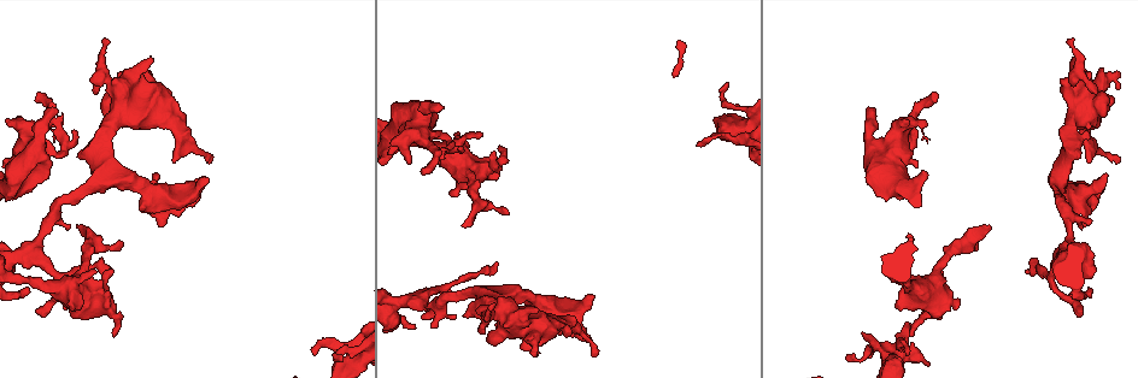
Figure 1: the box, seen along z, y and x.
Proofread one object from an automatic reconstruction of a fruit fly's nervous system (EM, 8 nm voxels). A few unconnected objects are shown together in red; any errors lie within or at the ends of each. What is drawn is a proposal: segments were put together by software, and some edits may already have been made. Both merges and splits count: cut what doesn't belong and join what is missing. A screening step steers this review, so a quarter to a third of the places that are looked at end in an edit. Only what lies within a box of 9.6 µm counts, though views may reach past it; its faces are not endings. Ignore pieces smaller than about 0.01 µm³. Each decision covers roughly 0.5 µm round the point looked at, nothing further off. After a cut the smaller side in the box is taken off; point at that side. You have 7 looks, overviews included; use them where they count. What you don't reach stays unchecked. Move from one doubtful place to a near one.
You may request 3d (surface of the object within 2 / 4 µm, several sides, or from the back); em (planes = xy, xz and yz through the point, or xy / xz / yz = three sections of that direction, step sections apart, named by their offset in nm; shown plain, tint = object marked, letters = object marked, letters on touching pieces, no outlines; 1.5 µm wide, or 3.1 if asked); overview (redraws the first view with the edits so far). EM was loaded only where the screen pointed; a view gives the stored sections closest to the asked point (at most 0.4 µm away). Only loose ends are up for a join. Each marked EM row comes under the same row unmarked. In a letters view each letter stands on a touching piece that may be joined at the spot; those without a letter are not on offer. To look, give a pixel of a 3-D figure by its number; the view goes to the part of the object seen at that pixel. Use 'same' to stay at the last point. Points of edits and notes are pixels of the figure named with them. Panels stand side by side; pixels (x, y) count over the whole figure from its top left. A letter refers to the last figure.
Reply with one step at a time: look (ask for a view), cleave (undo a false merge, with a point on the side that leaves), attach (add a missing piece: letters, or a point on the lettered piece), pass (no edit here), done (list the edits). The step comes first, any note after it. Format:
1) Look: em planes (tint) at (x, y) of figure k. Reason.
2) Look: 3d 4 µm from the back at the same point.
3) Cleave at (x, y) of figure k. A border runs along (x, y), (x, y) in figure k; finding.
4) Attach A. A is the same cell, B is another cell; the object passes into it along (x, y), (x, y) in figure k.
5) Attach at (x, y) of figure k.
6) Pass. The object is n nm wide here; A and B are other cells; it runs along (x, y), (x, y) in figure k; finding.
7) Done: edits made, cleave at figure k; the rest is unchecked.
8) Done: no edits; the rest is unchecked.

Look: em planes (letters) at (934, 277) of figure 1. Abrupt turn.

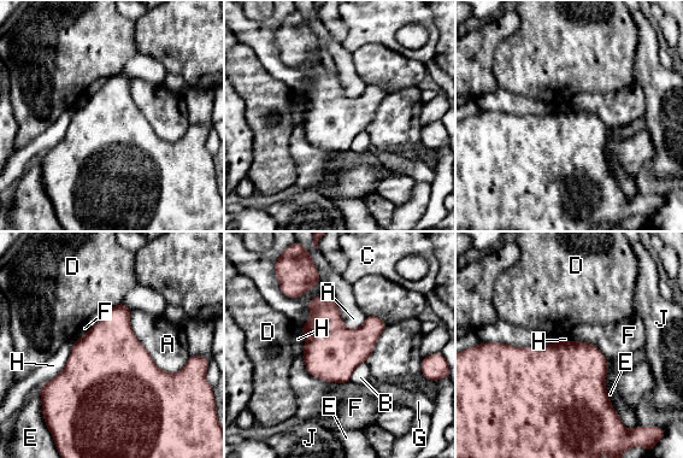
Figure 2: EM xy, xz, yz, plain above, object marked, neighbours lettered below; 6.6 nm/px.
Pass. A, B, C, D, E, F, G, H and J are other cells; a border runs along (131, 309), (152, 360), (178, 371) in figure 2; all the same neuron.

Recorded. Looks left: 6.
Look: 3d 4 µm from the back at (140, 211) of figure 1. An open end.

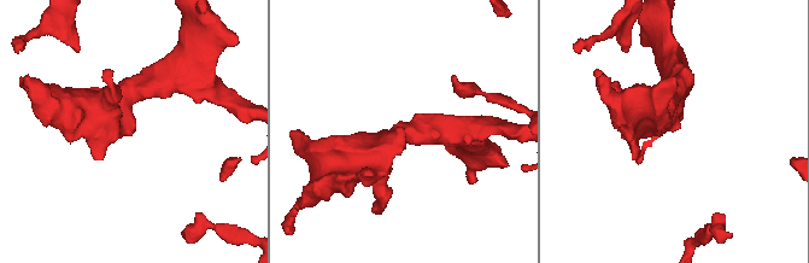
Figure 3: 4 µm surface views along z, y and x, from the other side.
Look: em planes (letters) at (135, 130) of figure 3. Need the tissue.

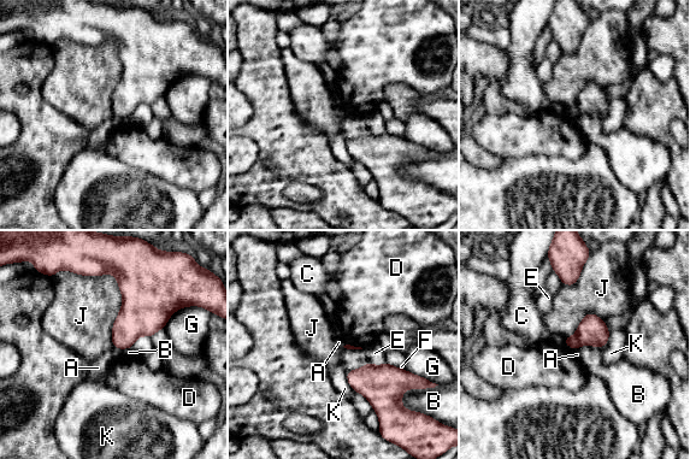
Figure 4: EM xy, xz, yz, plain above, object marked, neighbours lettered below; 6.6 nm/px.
Pass. A, B, C, D, E, F, G, J and K are other cells; a border runs along (72, 272), (116, 278), (113, 346) in figure 4; none of them fits.

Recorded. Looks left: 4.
Look: em xy step 4 (letters) at (79, 157) of figure 1. Stops while still wide.

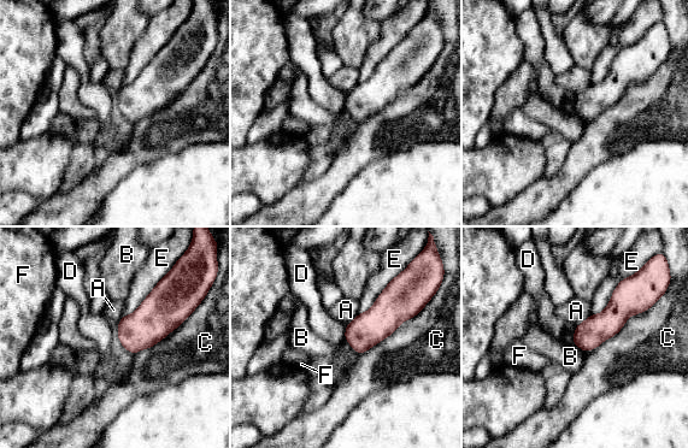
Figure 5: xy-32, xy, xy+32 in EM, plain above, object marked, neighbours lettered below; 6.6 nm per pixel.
Pass. The longest contact is with C, 550 nm; A, B, C, D, E and F are other cells; a border runs along (572, 342), (584, 352) in figure 5; no lettered piece goes on from it.

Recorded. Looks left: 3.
Done: no edits; the rest is unchecked.

